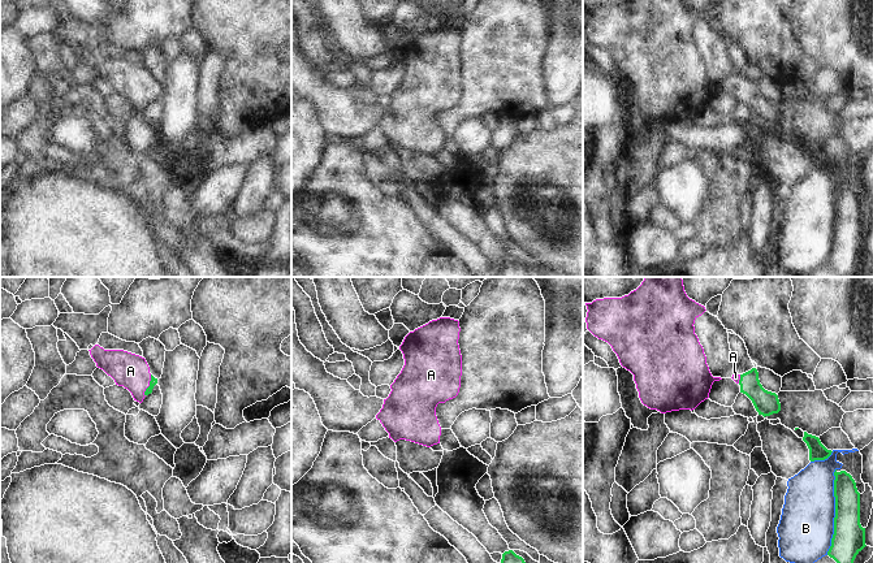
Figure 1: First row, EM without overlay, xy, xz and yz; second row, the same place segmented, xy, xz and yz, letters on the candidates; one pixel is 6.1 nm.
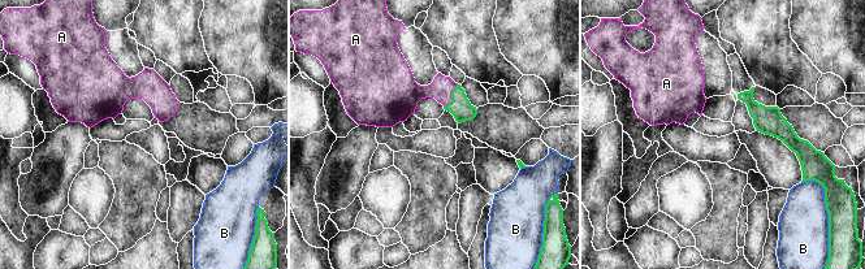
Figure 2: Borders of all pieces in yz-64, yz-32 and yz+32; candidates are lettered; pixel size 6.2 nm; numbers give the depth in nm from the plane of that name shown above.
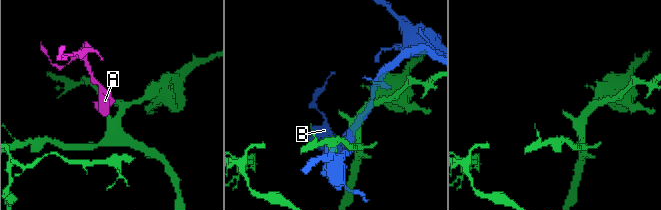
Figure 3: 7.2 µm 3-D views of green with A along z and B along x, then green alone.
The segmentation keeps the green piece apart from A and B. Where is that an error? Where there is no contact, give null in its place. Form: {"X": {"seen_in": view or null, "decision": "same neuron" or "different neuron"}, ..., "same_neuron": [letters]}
{"A": {"seen_in": "xy", "decision": "same neuron"}, "B": {"seen_in": "yz", "decision": "different neuron"}, "same_neuron": ["A"]}

